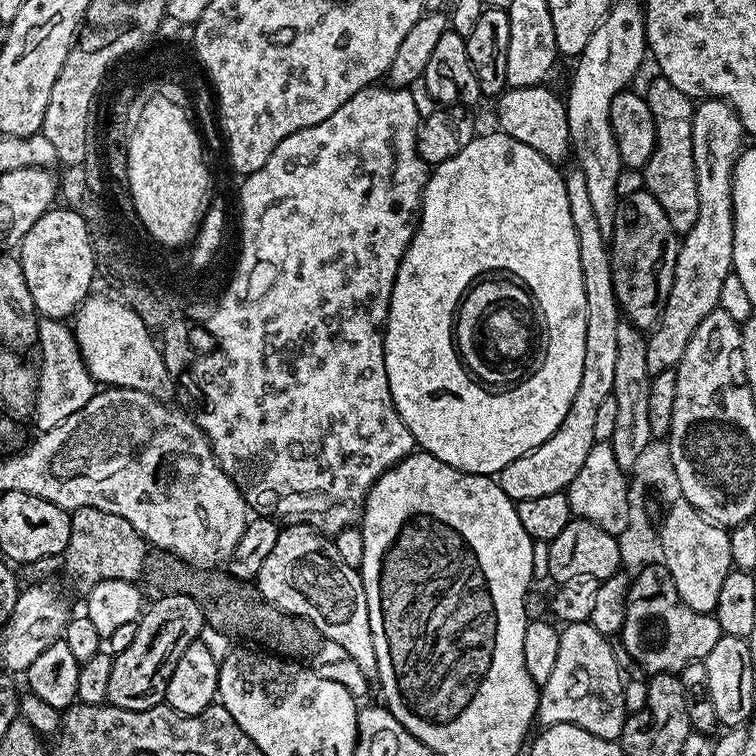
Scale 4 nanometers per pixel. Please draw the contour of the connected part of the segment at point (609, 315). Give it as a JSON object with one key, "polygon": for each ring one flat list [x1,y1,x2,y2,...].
{"polygon":[[572,166,569,172,563,173,566,194,570,202,570,219,574,222,578,234,578,262,582,262,582,286,586,290,586,358,582,361,582,379,578,382,578,391,574,393,574,402,570,402,570,410,566,410,566,418,562,418,562,426,542,442,534,450,530,450,522,458,514,458,510,466,506,466,498,474,498,482,502,490,513,502,529,500,530,498,543,498,546,494,558,494,567,490,570,482,574,482,578,470,586,463,586,454,595,446,594,426,598,422,598,409,602,401,612,396,614,390,614,373,618,358,618,326,622,322,622,313,616,295,614,294,614,278,612,277,612,257,610,255,609,241,602,234,598,226,598,218,590,203,586,191,586,177,580,167]]}

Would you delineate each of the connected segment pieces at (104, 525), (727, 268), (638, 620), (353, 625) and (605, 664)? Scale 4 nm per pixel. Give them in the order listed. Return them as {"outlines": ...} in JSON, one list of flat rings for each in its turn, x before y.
{"outlines":[[[78,507,70,514,70,542,62,554,69,578,80,594,100,580,137,581,144,571,148,544,126,518,94,507]],[[704,98,695,105,692,114,692,141,694,142,694,174,698,182,698,218,694,226,683,233,676,249,674,262,674,282,666,298,666,306,660,319,646,336,646,370,649,377,657,376,662,370,670,370,680,363,686,346,694,336,694,330,706,318,706,314,717,311,719,294,723,280,732,274,732,255,734,254,734,214,732,213,732,171,736,158,746,144,746,133,736,112,725,100]],[[663,564,652,565,635,573,628,585,626,622,618,633,628,656,641,664,648,674,671,672,678,674,688,664,702,662,714,650,722,633,715,615,695,612,682,602,668,569]],[[309,524,281,527,274,550,270,551,254,579,261,594,274,606,318,626,324,640,338,642,354,658,362,674,376,676,378,658,374,654,374,634,370,634,370,610,359,571,338,558,335,543]],[[590,623,565,624,560,628,560,641,558,642,558,659,554,662,554,670,550,678,540,688,540,705,536,711,536,720,541,725,573,724,582,730,590,730,603,740,619,741,624,733,624,680,620,677,620,664,612,653,609,637,603,636]]]}

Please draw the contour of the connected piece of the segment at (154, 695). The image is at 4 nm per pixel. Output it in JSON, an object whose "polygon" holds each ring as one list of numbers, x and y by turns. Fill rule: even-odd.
{"polygon":[[161,595,143,609,136,626,134,642,126,650,115,653,110,670,110,686,107,703,122,710,150,710,165,703,166,686,182,650,200,638,200,631,206,627,204,615,194,602,194,598,185,596]]}

